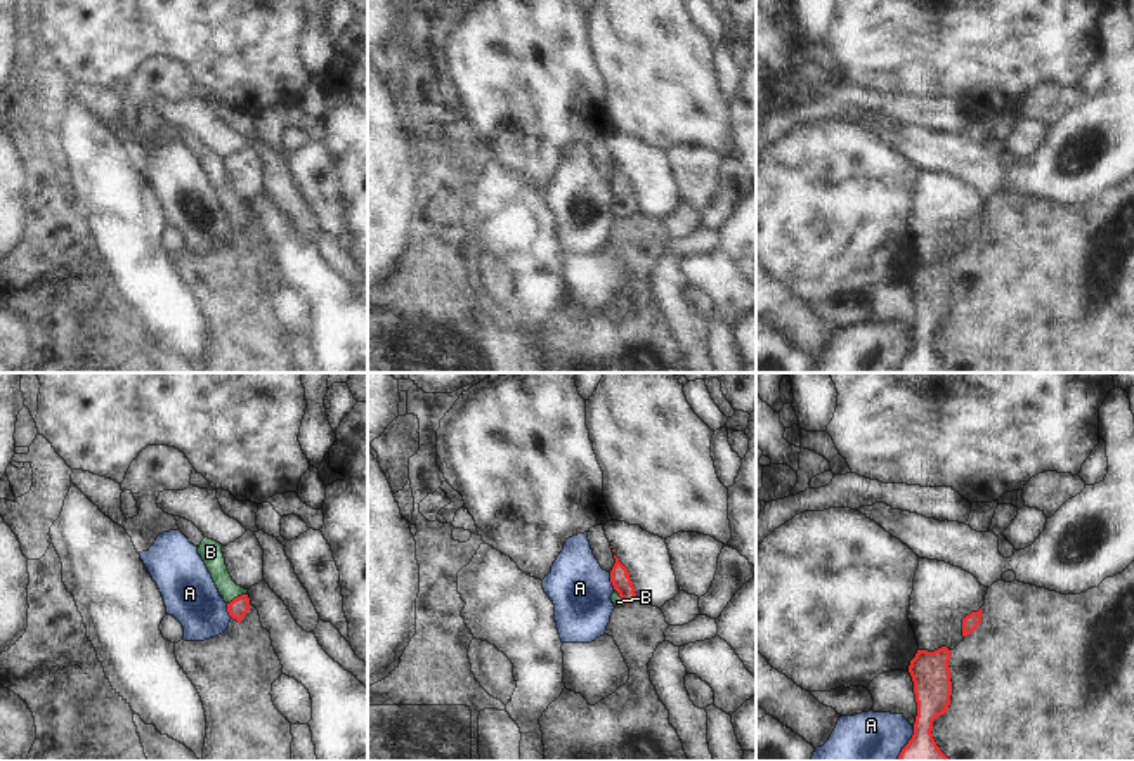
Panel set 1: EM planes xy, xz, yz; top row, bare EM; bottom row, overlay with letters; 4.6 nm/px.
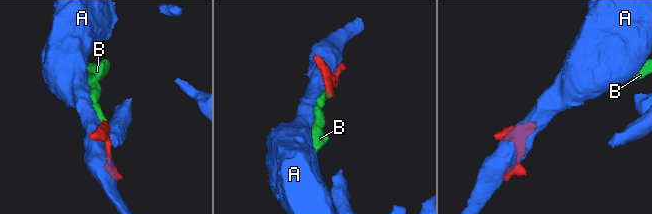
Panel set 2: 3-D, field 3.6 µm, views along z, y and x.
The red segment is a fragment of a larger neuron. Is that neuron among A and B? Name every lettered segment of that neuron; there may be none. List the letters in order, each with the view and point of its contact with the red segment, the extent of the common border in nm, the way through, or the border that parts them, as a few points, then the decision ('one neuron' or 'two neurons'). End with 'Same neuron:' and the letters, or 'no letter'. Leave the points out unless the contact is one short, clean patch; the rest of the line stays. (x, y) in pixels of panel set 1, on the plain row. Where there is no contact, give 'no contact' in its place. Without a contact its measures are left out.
A: contact xz (611, 193); length 80 nm; two neurons
B: contact xy (236, 210); length 110 nm; way xy (238, 219), (236, 210), (226, 198), (210, 163); one neuron
Same neuron: B

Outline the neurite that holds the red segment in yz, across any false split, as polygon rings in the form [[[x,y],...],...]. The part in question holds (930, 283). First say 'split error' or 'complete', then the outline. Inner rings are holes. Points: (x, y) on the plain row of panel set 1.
complete | [[[947,258],[935,263],[917,262],[910,272],[909,284],[914,293],[917,328],[914,347],[896,373],[950,373],[940,362],[931,345],[933,333],[945,326],[950,317],[950,265],[952,262]]]

